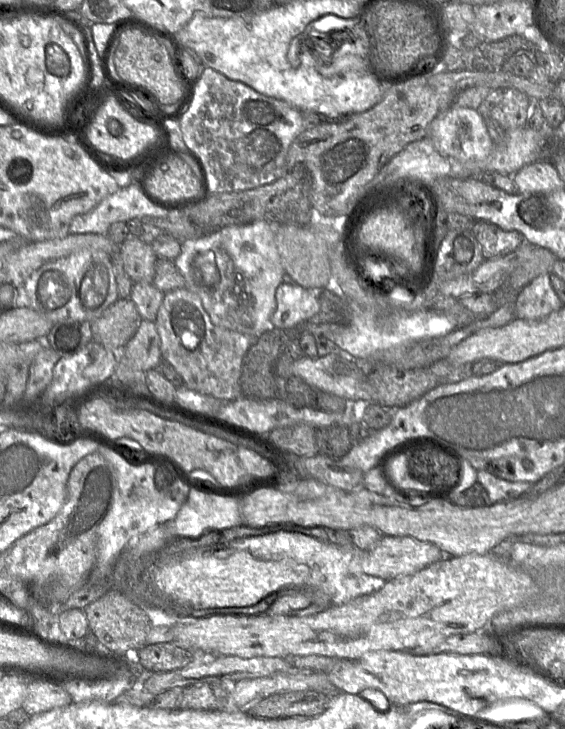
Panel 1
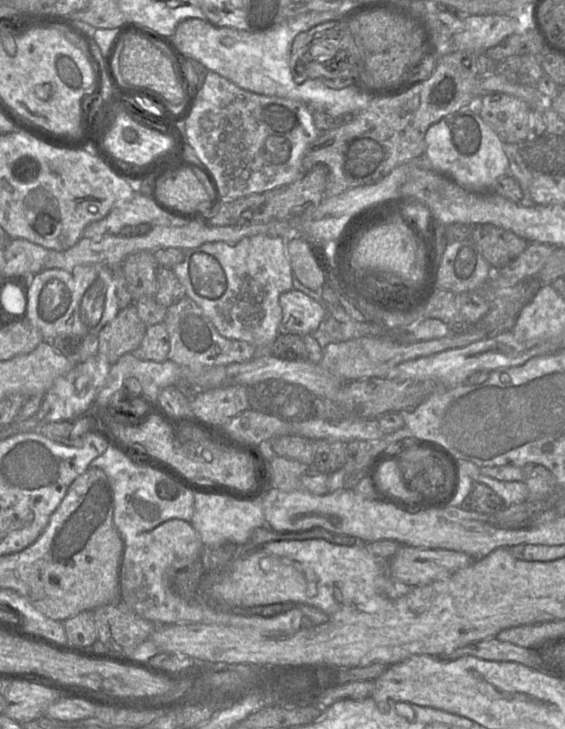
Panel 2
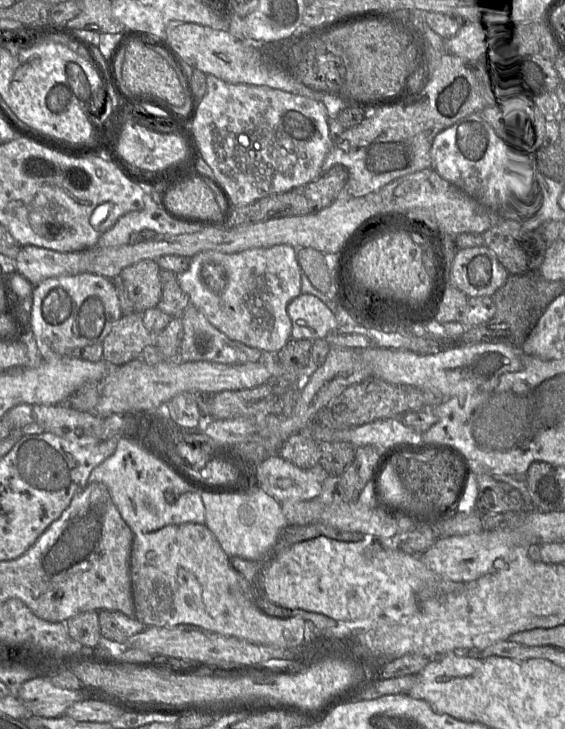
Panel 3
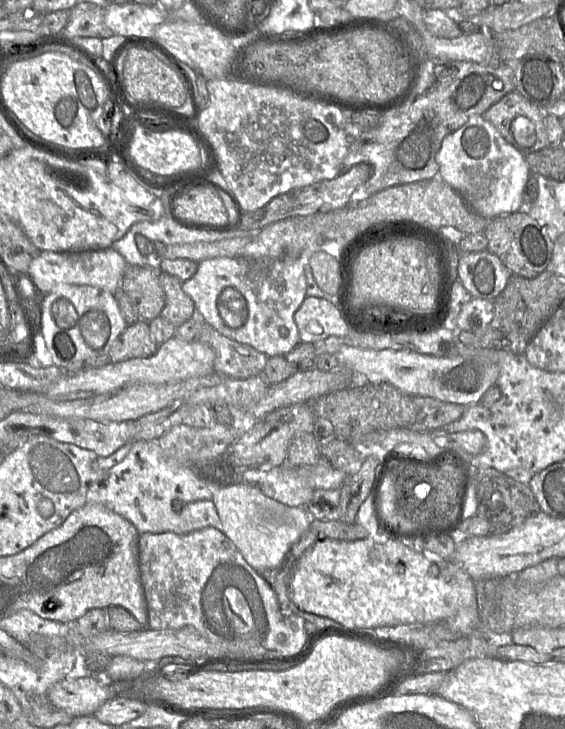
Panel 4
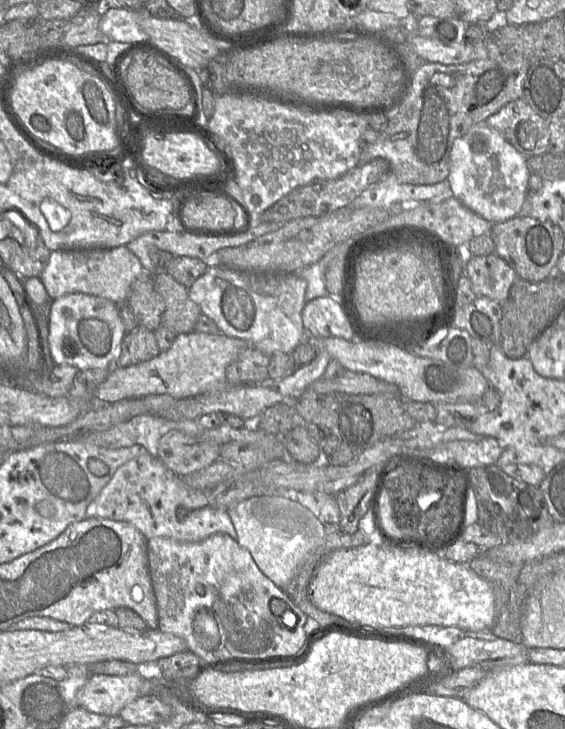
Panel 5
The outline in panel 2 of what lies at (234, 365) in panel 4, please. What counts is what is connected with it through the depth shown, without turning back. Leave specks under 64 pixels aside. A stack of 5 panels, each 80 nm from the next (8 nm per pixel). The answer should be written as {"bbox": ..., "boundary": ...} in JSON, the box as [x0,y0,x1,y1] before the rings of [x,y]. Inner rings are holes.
{"bbox":[163,296,258,367],"boundary":[[[188,296],[166,309],[163,323],[166,326],[170,341],[167,359],[180,367],[228,365],[248,361],[258,354],[258,348],[254,345],[221,335],[202,308]]]}

